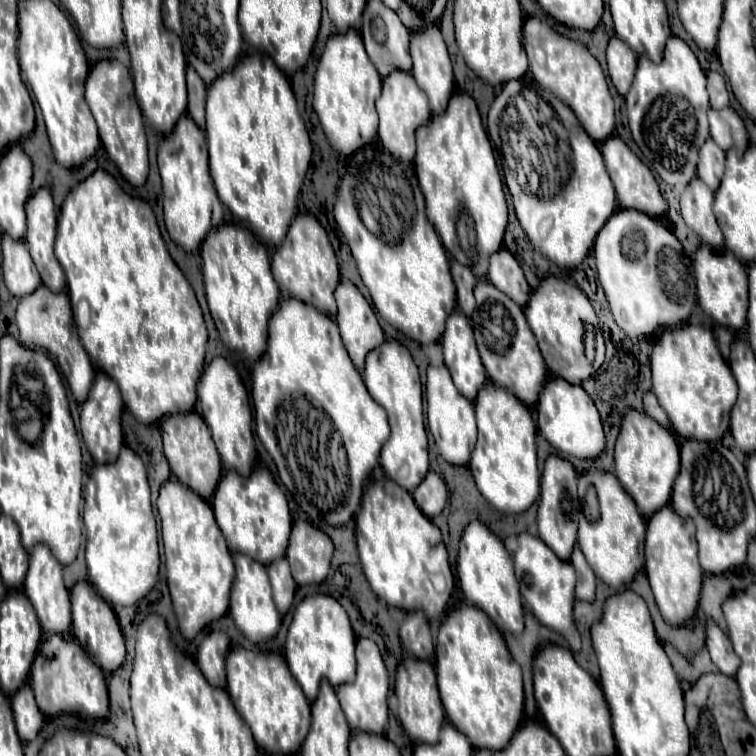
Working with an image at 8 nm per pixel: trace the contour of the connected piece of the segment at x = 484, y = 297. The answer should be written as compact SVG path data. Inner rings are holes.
M480 280L476 284L474 298L476 298L476 308L470 320L472 320L476 346L478 346L482 364L488 372L488 378L492 380L492 384L512 392L522 404L534 406L548 380L548 370L538 350L536 338L526 324L522 308L510 298L506 298L500 290L490 286L486 280Z

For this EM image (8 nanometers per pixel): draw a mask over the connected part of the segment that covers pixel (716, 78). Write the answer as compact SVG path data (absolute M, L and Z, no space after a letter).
M708 72L708 92L710 92L710 106L714 110L722 110L730 102L730 94L726 90L726 84L718 72Z

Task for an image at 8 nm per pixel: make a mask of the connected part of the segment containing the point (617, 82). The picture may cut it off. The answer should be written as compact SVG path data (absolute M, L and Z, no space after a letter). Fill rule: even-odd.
M618 38L610 40L606 58L608 58L608 76L610 76L616 92L620 96L624 96L632 84L638 58L634 58L634 54L630 54L630 50L626 50L626 46L622 46L622 42L618 42Z

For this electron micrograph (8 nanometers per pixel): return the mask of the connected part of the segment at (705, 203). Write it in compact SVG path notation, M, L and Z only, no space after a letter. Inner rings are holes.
M694 178L680 196L680 214L690 230L714 250L720 250L724 244L722 232L718 230L718 222L712 212L714 192L700 180Z

